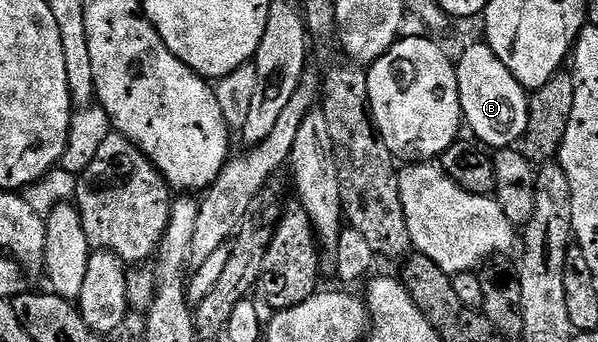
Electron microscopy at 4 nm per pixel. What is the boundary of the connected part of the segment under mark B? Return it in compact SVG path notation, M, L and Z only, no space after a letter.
M484 42L471 45L461 57L456 57L455 67L461 115L467 128L478 136L474 137L493 150L516 145L527 130L530 93L518 82L515 74L511 74L511 70L499 62L497 55Z

